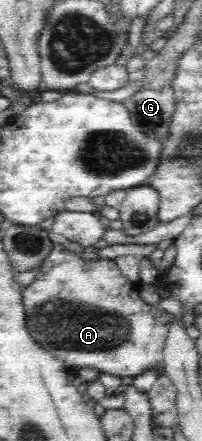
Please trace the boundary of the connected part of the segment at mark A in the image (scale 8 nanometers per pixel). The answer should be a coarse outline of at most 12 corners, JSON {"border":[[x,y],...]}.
{"border":[[54,244],[23,292],[64,365],[161,365],[171,313],[115,260]]}

